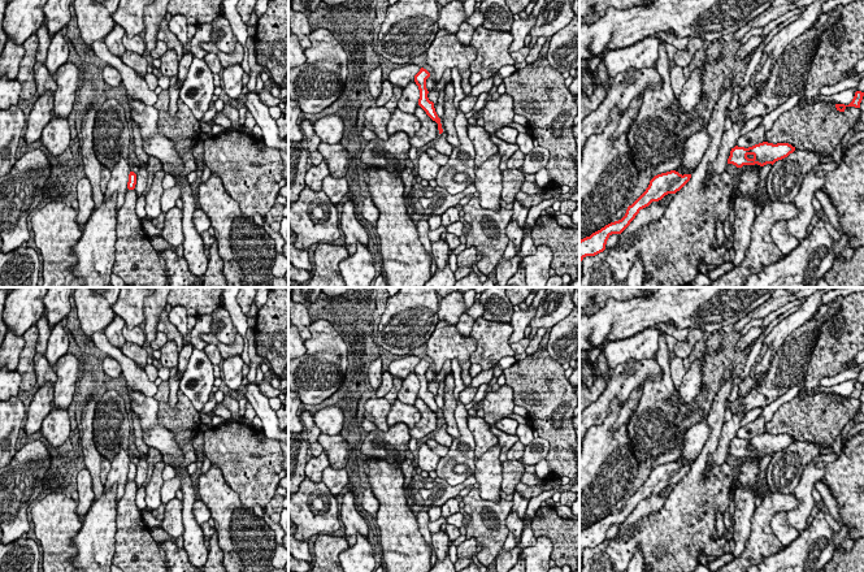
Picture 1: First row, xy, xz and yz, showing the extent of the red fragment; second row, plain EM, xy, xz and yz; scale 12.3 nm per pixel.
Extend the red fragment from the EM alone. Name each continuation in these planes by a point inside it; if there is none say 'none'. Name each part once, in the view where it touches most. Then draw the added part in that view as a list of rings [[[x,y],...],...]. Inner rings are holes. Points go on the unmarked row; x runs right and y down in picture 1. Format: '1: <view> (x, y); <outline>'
none

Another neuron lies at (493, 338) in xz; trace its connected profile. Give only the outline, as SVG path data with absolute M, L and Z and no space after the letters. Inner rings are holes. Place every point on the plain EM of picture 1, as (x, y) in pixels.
M483 316L473 324L470 338L477 341L477 348L470 355L470 363L479 364L483 370L494 368L504 356L513 356L509 338L513 333L511 322L495 322Z

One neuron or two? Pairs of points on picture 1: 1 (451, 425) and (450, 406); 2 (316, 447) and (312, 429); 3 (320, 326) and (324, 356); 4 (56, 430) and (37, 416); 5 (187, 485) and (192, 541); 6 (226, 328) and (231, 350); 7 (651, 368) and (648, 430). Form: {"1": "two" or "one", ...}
{"1": "one", "2": "one", "3": "one", "4": "two", "5": "one", "6": "two", "7": "two"}

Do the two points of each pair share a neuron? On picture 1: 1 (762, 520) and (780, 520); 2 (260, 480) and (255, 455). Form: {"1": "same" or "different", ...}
{"1": "different", "2": "same"}

